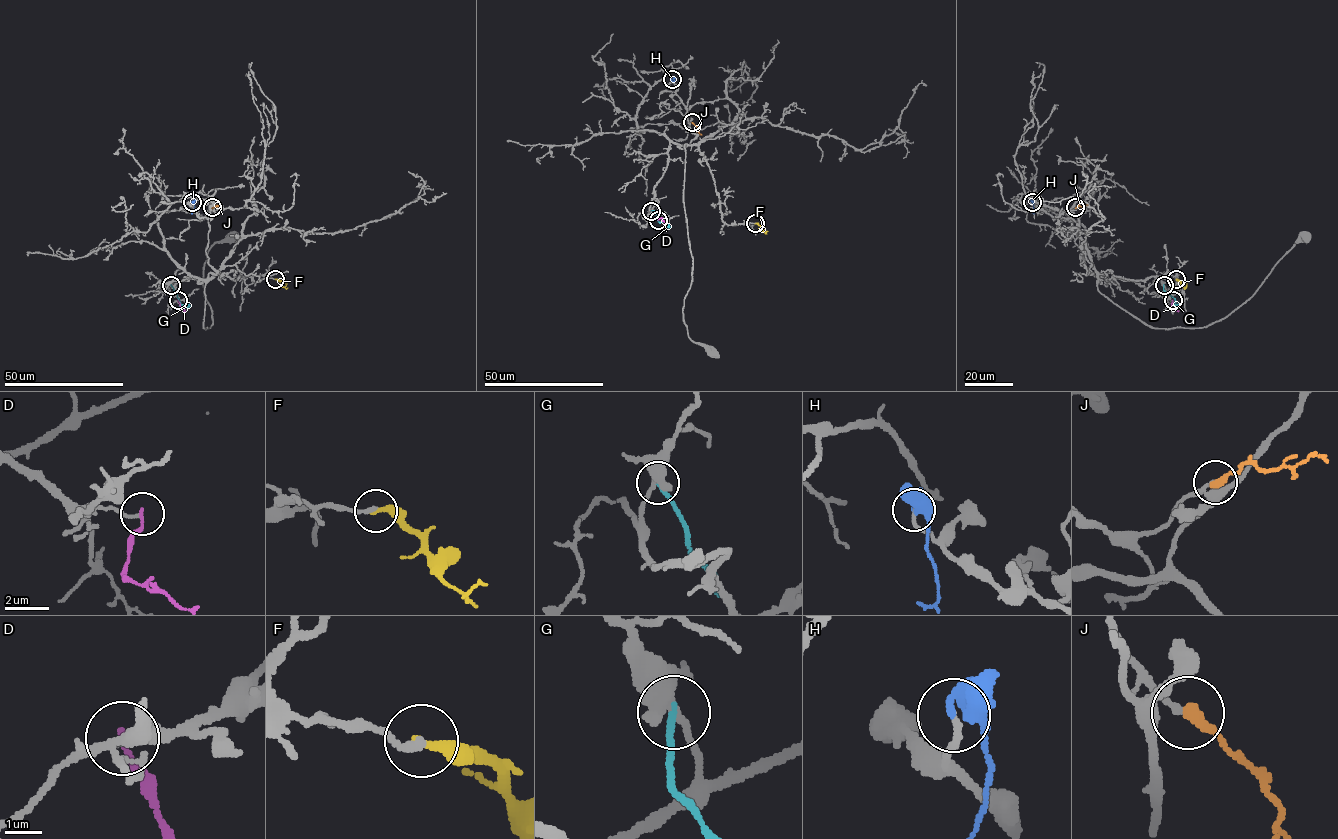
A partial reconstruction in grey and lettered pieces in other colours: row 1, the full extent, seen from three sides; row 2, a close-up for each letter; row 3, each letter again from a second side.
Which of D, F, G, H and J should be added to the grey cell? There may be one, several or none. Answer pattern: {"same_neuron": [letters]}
{"same_neuron": ["H", "J"]}

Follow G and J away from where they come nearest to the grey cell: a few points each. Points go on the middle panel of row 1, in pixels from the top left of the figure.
G: (651, 211), (660, 222), (666, 221), (668, 227)
J: (692, 122), (701, 134)

